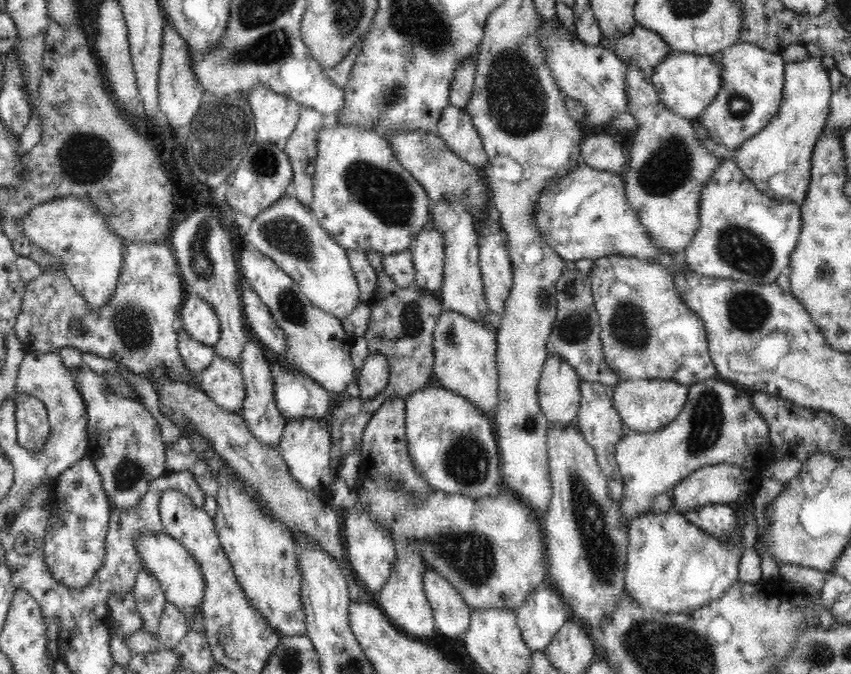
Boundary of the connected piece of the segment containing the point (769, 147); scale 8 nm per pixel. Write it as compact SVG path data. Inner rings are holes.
M813 56L787 64L783 99L778 112L764 128L733 150L730 158L762 194L802 204L811 181L813 148L827 124L832 74L822 65L821 59L814 59Z

